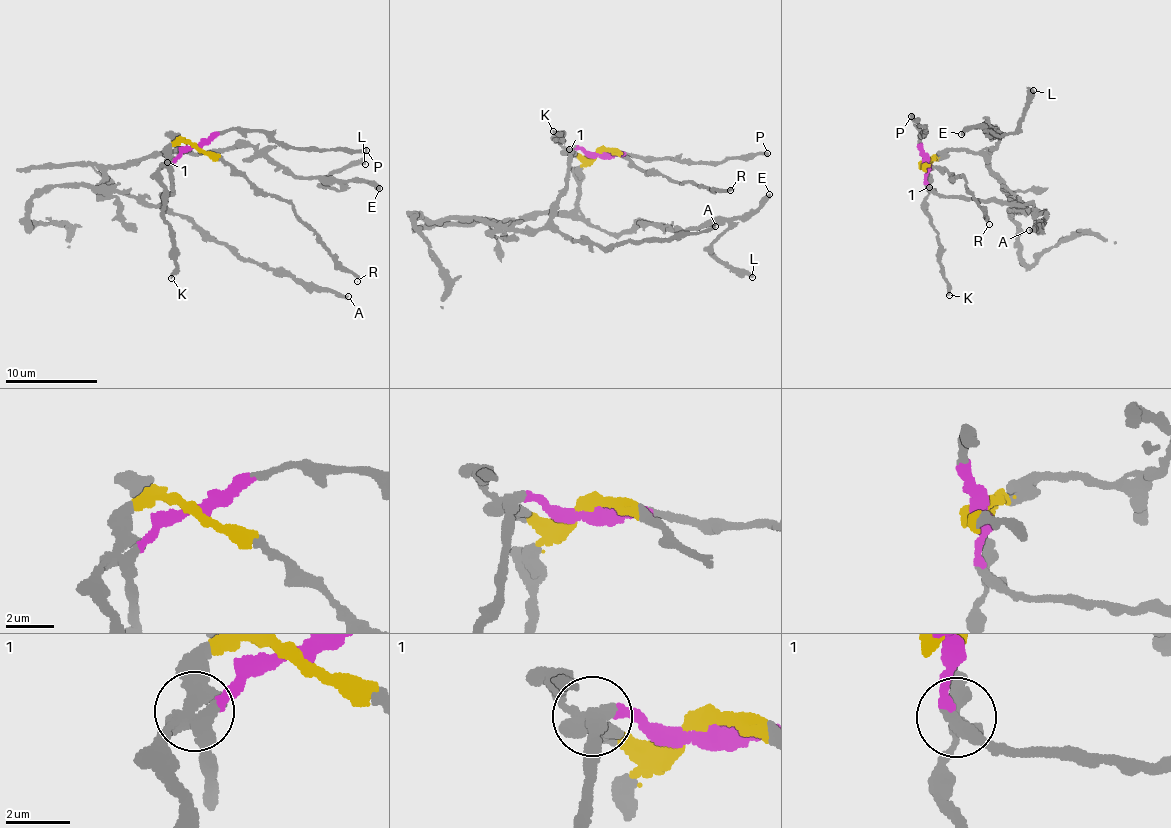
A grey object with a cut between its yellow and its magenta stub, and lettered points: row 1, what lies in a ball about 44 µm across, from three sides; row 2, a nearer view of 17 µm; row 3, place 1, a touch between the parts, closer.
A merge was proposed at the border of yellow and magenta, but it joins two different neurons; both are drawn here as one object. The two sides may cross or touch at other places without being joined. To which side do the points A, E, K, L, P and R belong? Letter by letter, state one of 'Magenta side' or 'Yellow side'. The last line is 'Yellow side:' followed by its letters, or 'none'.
A: Magenta side
E: Yellow side
K: Yellow side
L: Yellow side
P: Magenta side
R: Yellow side
Yellow side: E, K, L, R

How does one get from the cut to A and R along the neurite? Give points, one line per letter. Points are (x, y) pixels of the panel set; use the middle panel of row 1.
A: (600, 152), (577, 149), (569, 159), (566, 188), (552, 219), (560, 231), (606, 248), (667, 241), (716, 226)
R: (600, 152), (617, 151), (652, 173), (730, 189)

